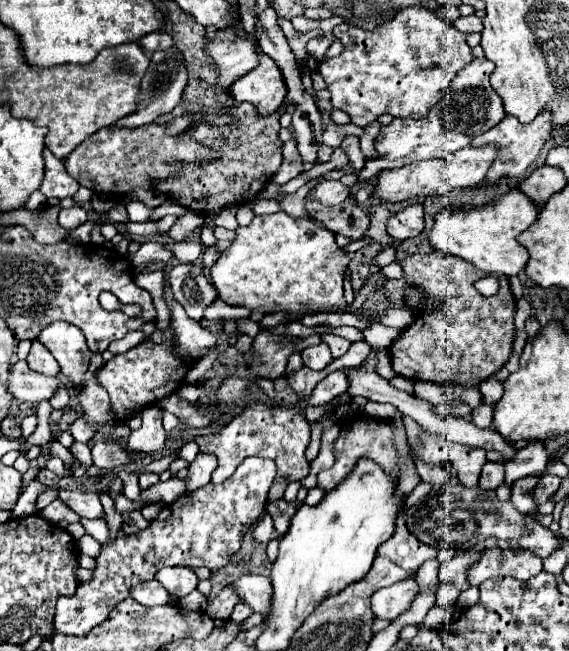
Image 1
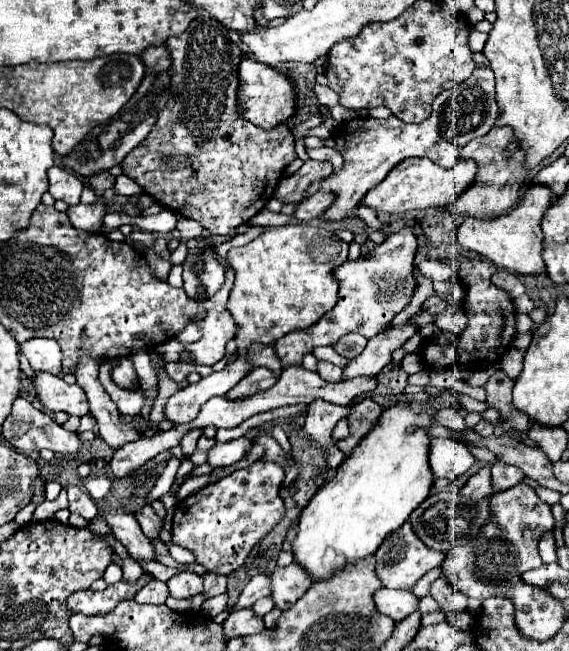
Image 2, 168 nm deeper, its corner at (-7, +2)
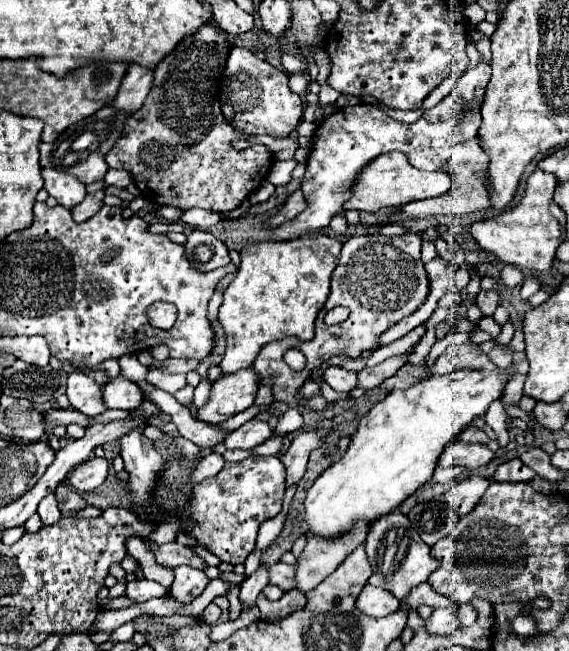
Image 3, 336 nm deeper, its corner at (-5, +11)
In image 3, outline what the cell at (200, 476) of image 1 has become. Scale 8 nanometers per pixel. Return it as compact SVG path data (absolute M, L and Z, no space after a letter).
M251 419L245 425L241 425L239 429L227 433L223 445L227 449L253 449L253 447L261 445L263 441L267 441L271 435L273 435L273 431L265 421Z

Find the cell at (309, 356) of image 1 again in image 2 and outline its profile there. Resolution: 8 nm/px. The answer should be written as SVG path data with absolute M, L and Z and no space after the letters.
M319 362L319 370L317 374L325 380L325 382L341 382L343 380L343 370L331 362Z

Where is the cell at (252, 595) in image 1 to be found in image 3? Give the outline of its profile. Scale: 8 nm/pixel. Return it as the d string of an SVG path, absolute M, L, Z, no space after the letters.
M359 523L351 533L339 539L307 537L307 545L295 563L297 589L303 593L315 589L317 583L321 583L329 573L333 573L333 569L339 567L339 563L349 555L349 551L353 551L365 541L367 531L369 525Z

